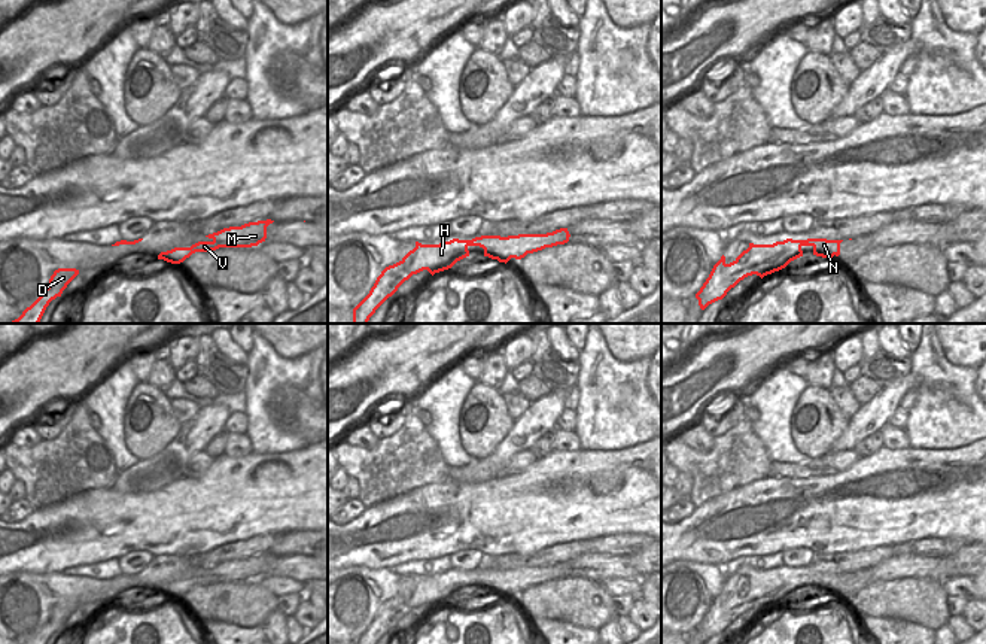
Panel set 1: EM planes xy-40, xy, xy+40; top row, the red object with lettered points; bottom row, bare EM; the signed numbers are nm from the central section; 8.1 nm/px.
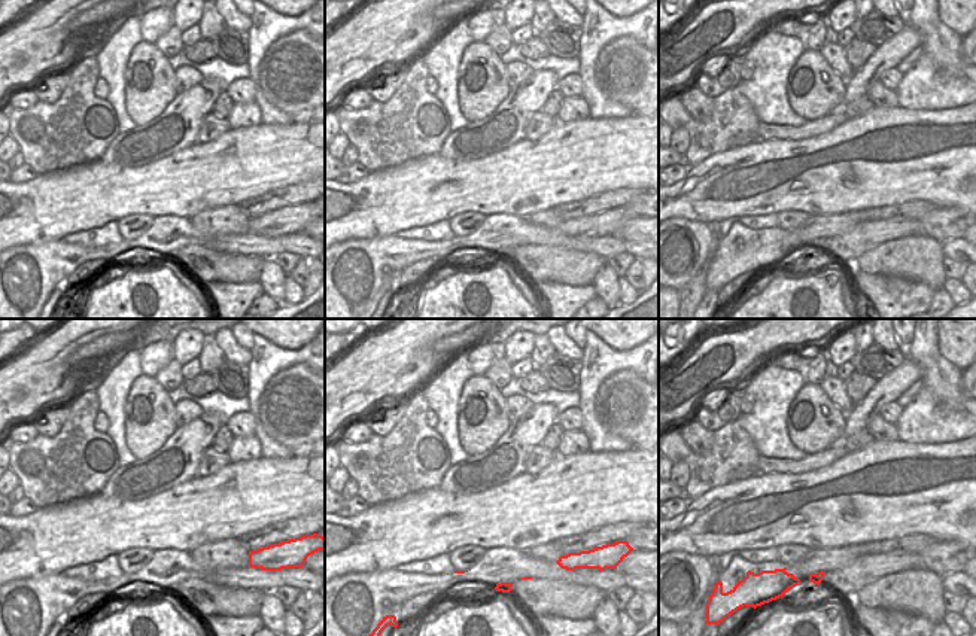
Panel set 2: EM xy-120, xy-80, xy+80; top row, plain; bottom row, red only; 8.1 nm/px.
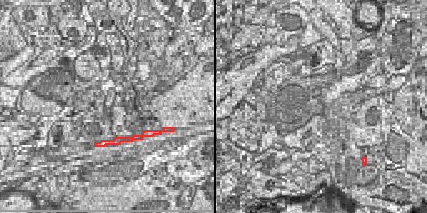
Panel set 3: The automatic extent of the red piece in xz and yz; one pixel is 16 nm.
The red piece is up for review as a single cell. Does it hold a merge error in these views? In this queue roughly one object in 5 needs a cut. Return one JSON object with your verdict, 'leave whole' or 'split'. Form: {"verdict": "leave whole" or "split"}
{"verdict": "leave whole"}

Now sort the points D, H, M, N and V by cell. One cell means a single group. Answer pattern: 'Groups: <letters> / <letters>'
Groups: D H M N V.

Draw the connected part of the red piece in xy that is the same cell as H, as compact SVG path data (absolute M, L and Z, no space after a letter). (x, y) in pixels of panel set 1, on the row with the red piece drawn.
M560 228L547 234L481 236L472 240L453 239L439 244L416 242L416 247L399 262L381 271L369 294L353 309L353 323L368 323L375 310L413 274L427 270L433 276L451 268L457 261L469 256L469 246L480 246L484 249L484 256L506 264L511 258L521 259L527 253L564 244L569 237L567 228Z

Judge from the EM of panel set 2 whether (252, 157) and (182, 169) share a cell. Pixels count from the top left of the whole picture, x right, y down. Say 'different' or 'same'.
same

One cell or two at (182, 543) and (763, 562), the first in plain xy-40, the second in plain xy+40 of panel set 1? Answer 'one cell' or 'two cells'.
two cells

